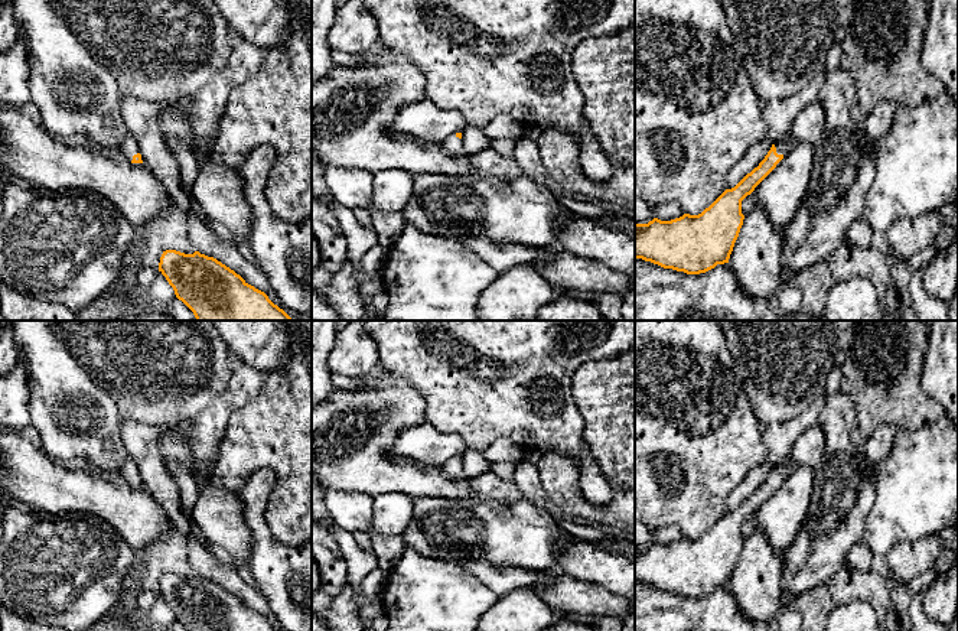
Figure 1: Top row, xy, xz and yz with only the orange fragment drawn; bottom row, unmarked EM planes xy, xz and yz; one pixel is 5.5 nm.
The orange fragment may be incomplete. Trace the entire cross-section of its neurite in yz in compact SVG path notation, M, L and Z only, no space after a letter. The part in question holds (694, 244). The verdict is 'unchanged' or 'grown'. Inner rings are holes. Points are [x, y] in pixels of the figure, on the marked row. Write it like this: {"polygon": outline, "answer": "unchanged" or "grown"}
{"polygon": "M791 131L773 140L759 166L698 215L684 214L671 221L654 218L648 224L635 224L635 258L687 274L706 273L729 263L744 219L742 201L794 146Z", "answer": "grown"}

